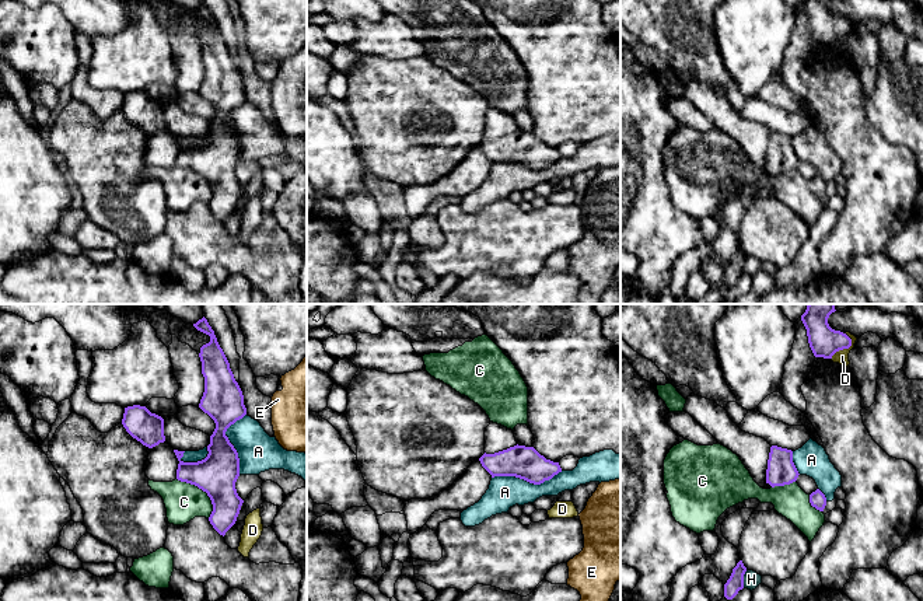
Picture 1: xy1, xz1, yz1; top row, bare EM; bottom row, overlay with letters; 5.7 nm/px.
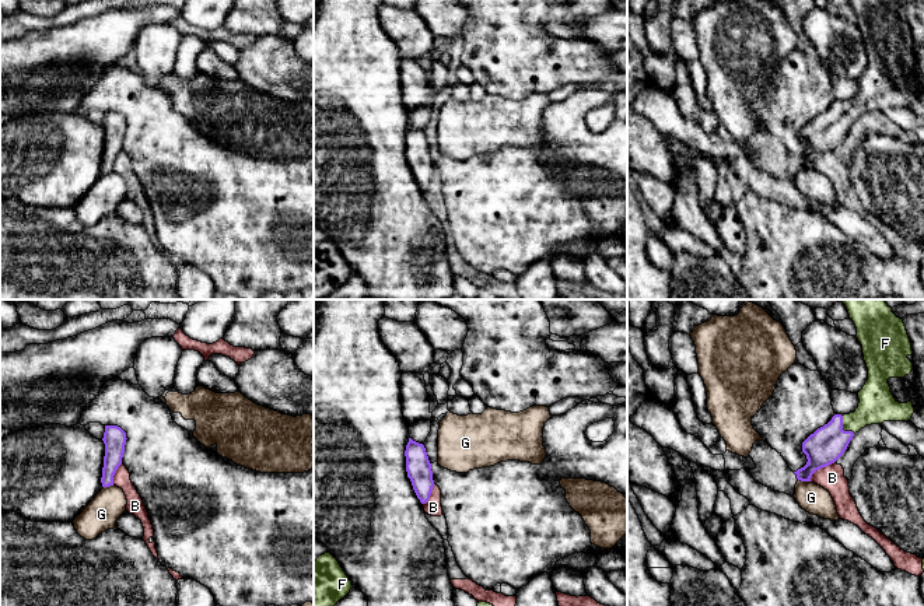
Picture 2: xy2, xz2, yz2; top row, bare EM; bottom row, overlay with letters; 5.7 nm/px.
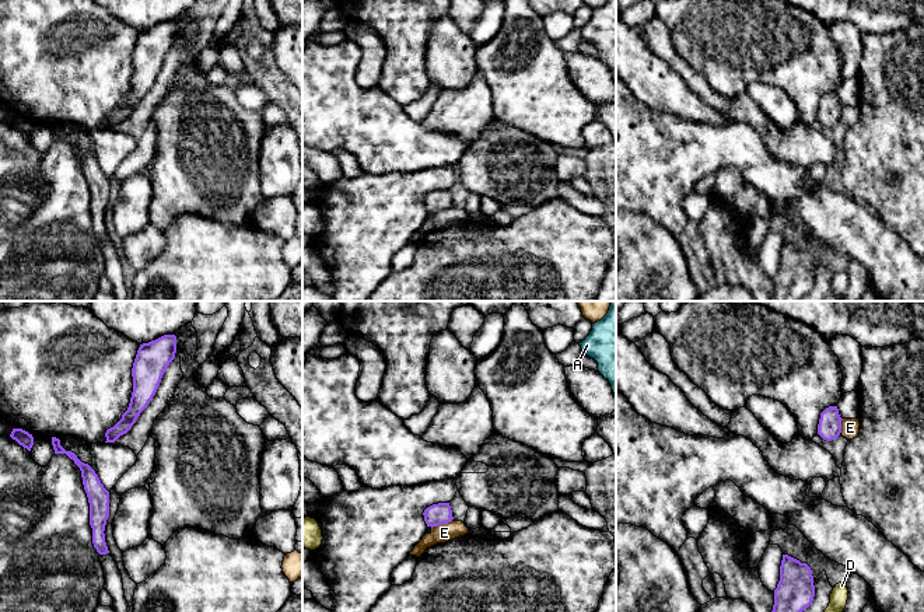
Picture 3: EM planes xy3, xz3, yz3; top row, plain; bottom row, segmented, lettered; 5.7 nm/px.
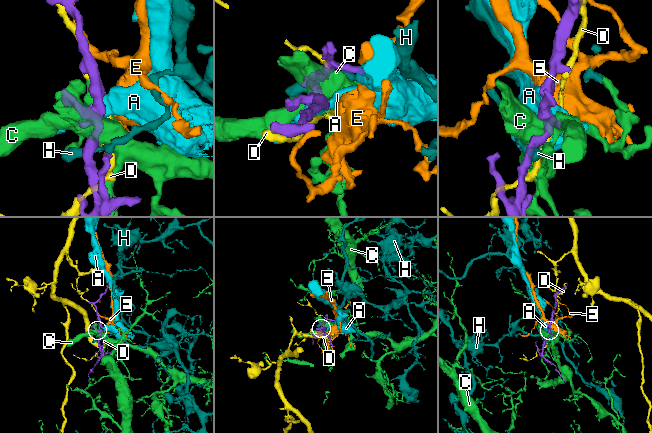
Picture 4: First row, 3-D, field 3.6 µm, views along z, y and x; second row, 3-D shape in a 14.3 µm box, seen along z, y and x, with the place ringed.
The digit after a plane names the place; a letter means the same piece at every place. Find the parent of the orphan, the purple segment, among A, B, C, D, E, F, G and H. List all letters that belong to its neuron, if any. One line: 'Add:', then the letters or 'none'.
Add: none

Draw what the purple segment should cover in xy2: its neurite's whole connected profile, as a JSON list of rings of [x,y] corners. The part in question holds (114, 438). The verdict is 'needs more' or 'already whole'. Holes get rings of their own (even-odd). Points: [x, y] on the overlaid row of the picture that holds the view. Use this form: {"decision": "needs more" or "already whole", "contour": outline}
{"decision": "already whole", "contour": [[[105,425],[104,444],[105,456],[101,483],[102,487],[113,486],[113,476],[118,467],[122,465],[125,453],[126,432],[118,425]]]}

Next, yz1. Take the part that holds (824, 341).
{"decision": "already whole", "contour": [[[808,304],[801,321],[807,329],[808,343],[815,357],[832,356],[852,346],[852,339],[829,326],[828,318],[835,312],[836,304]]]}

